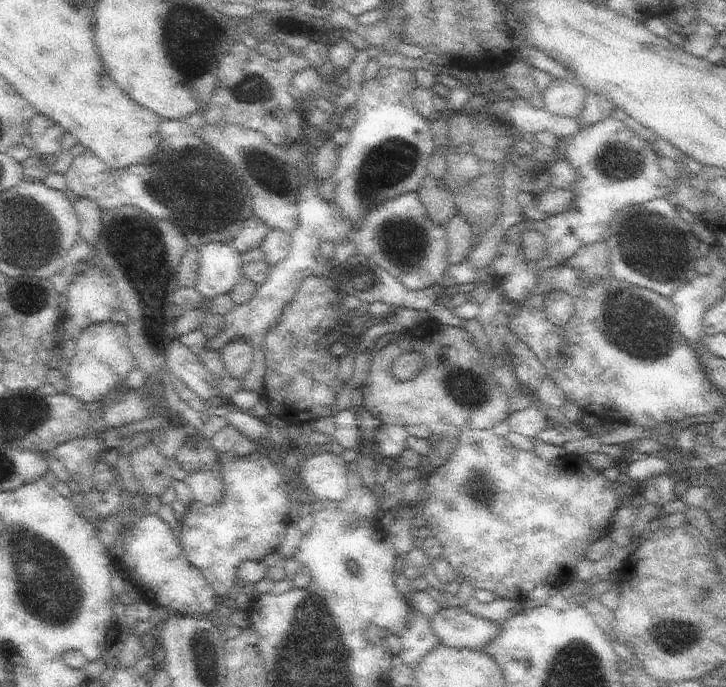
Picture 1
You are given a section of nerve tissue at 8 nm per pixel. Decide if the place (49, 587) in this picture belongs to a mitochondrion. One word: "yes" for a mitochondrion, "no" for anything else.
yes

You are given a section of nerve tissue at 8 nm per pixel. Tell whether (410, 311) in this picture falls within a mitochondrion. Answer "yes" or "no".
no

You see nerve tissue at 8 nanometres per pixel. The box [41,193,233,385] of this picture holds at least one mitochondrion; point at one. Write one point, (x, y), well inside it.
(148, 243)

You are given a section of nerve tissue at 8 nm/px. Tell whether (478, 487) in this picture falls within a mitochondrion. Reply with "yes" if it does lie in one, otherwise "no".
yes

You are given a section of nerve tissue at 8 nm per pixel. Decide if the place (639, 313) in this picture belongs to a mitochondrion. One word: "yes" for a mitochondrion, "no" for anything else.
yes

